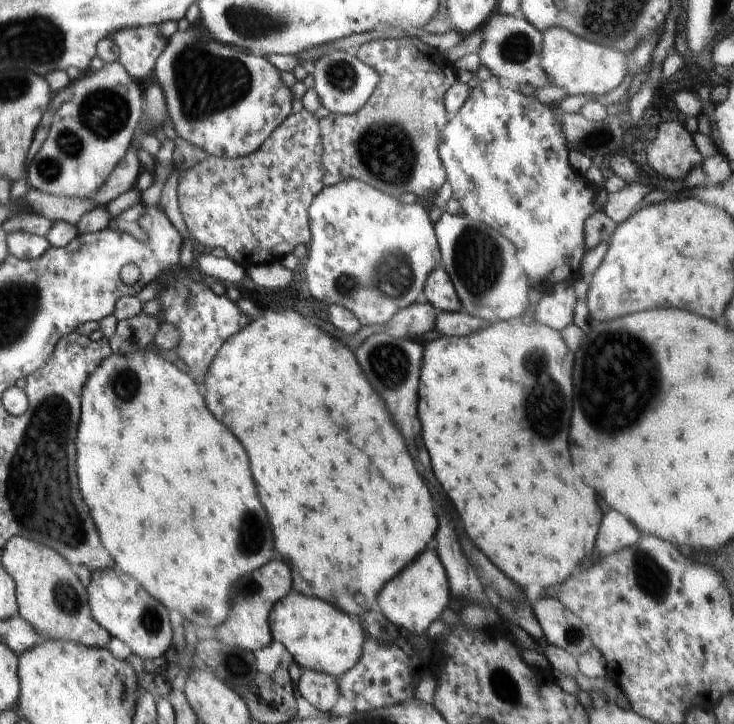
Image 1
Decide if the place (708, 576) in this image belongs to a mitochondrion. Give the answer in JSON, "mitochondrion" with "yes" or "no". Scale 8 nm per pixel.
{"mitochondrion":"no"}

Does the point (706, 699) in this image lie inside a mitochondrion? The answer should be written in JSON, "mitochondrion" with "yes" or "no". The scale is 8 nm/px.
{"mitochondrion":"no"}

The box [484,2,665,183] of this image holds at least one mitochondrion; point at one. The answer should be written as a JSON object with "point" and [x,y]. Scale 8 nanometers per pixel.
{"point":[517,48]}

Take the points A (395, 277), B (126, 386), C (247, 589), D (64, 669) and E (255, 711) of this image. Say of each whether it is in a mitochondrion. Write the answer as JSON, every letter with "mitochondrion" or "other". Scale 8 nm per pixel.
{"A":"mitochondrion","B":"mitochondrion","C":"mitochondrion","D":"other","E":"other"}

